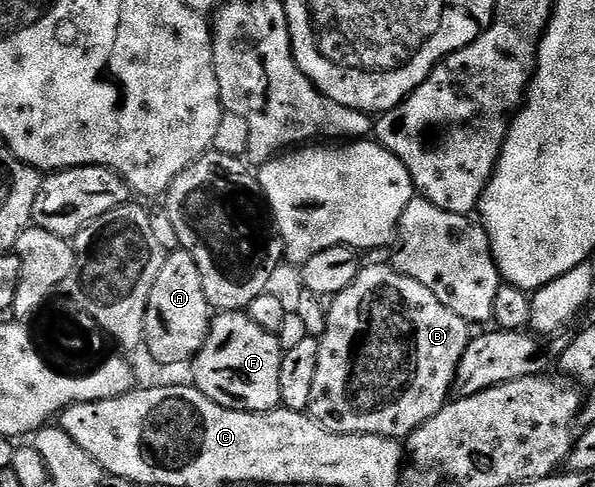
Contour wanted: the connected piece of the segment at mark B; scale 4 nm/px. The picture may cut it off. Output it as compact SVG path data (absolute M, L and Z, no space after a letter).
M392 265L381 267L364 267L355 276L355 280L343 292L334 295L334 303L327 313L327 328L325 335L319 339L319 368L315 368L315 384L311 387L311 404L308 408L309 417L319 423L325 430L330 430L336 434L374 434L384 438L395 438L398 440L408 439L410 434L414 434L435 412L442 410L446 402L450 401L455 372L459 368L459 360L463 360L463 352L469 346L471 337L470 323L464 322L447 304L443 304L419 280L411 280L403 276Z

